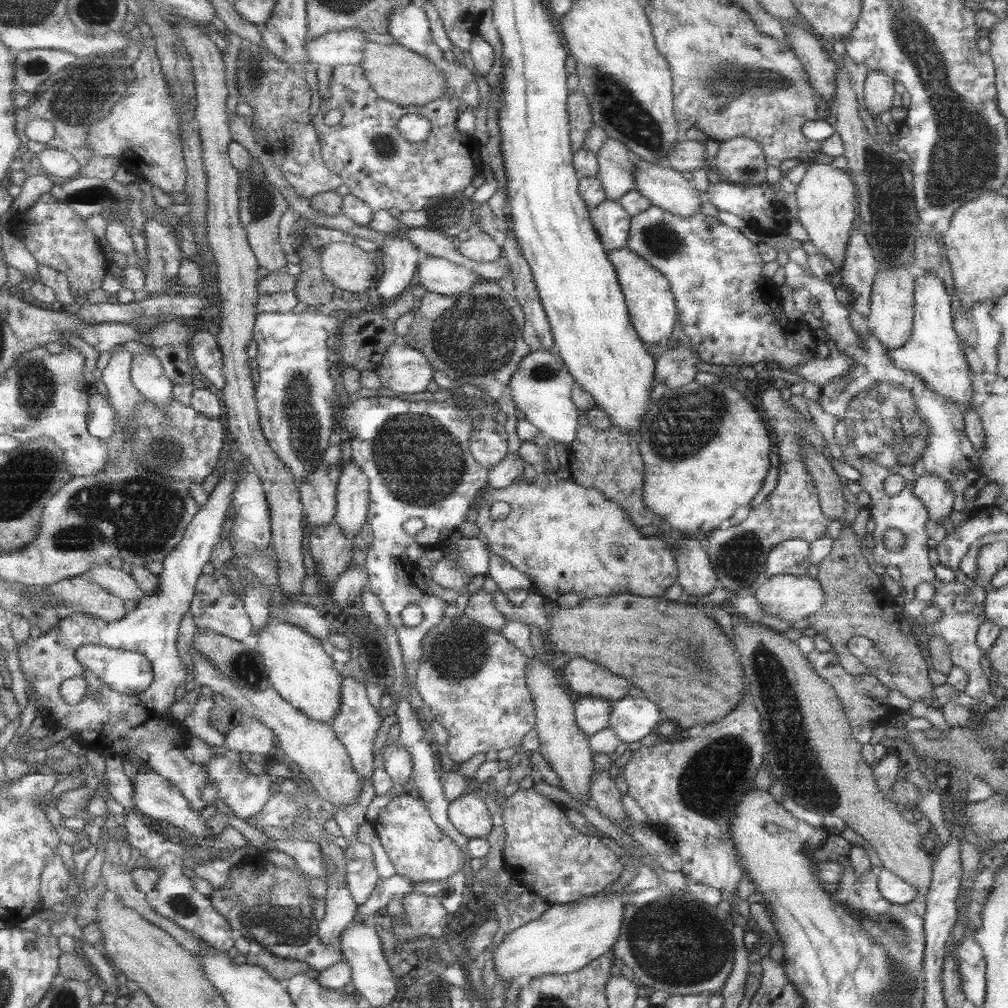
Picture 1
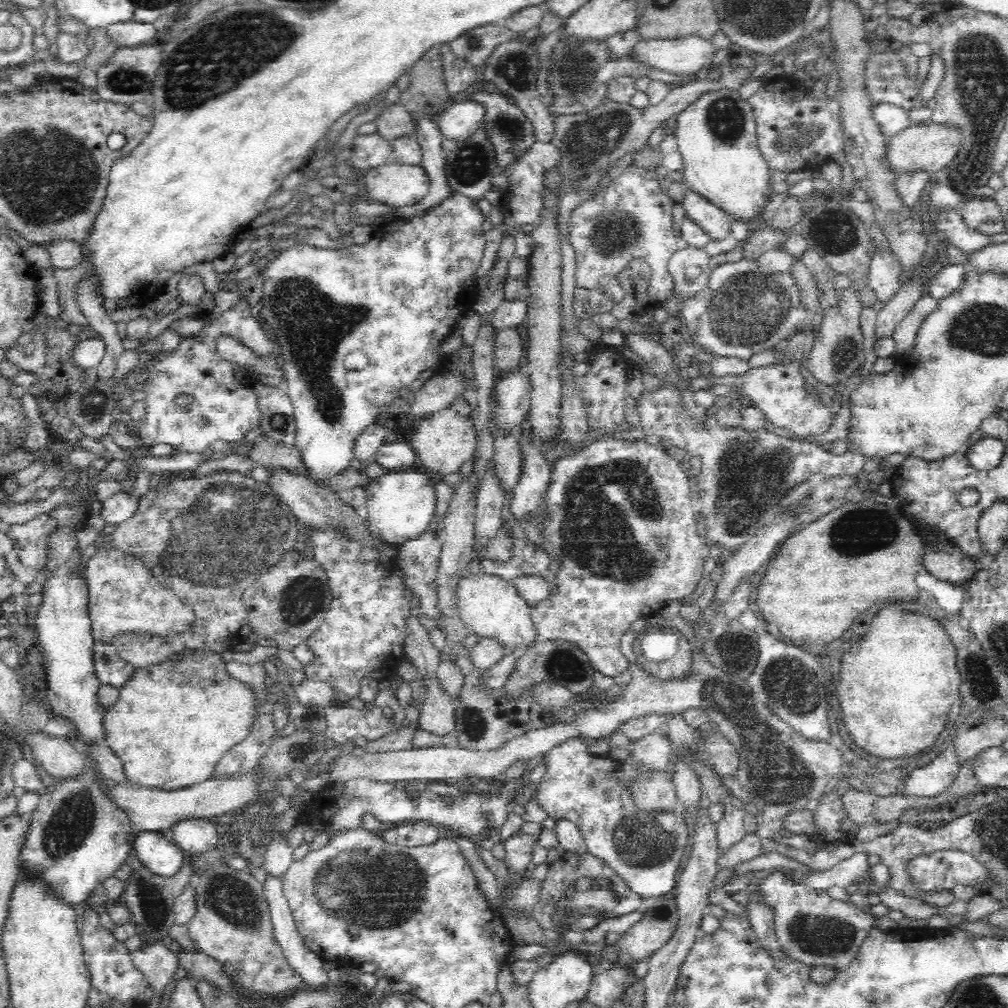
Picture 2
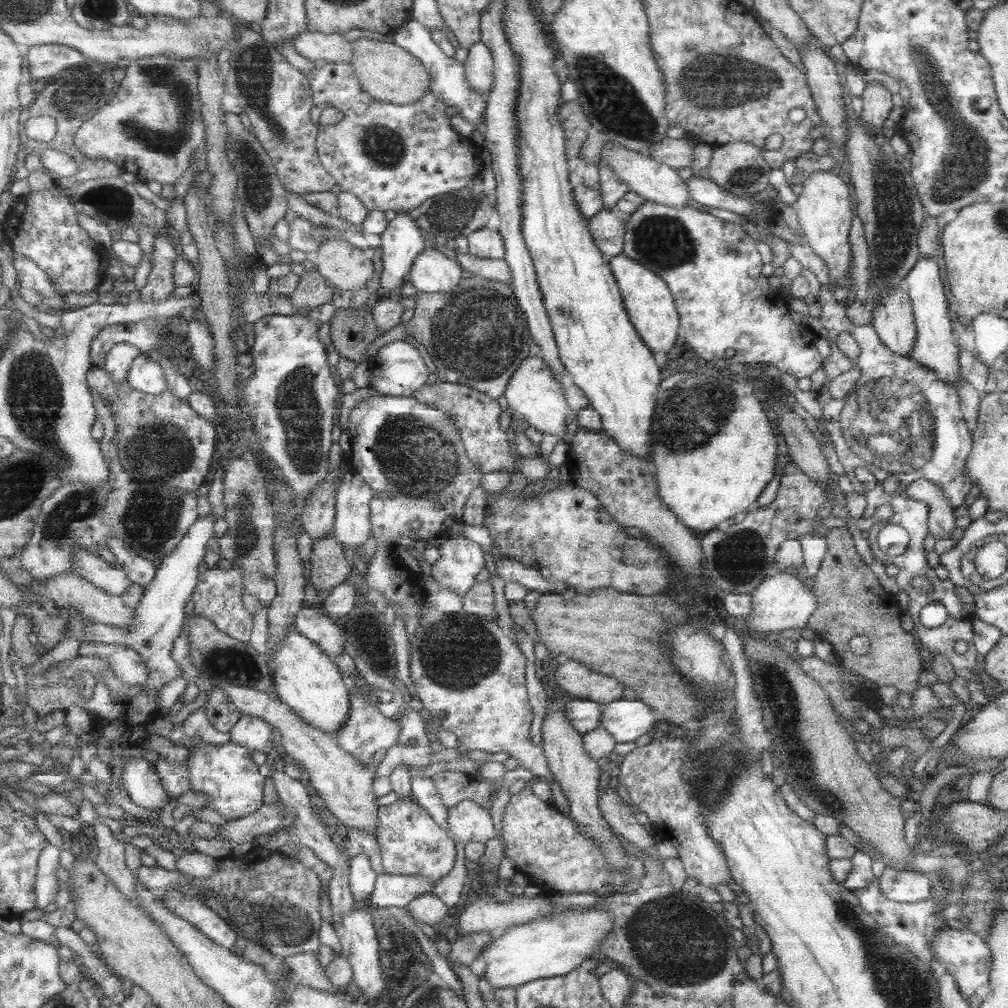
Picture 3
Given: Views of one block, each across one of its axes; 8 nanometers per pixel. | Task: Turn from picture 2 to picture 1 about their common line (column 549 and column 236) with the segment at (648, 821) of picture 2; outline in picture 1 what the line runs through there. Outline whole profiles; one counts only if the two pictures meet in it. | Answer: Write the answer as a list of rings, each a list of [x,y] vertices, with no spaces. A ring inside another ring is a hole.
[[[229,751],[223,755],[214,755],[209,762],[203,764],[208,768],[208,778],[214,782],[219,789],[217,793],[216,805],[221,802],[231,808],[237,818],[244,821],[257,817],[274,796],[274,777],[265,775],[249,774],[243,769],[247,757],[236,751]]]

